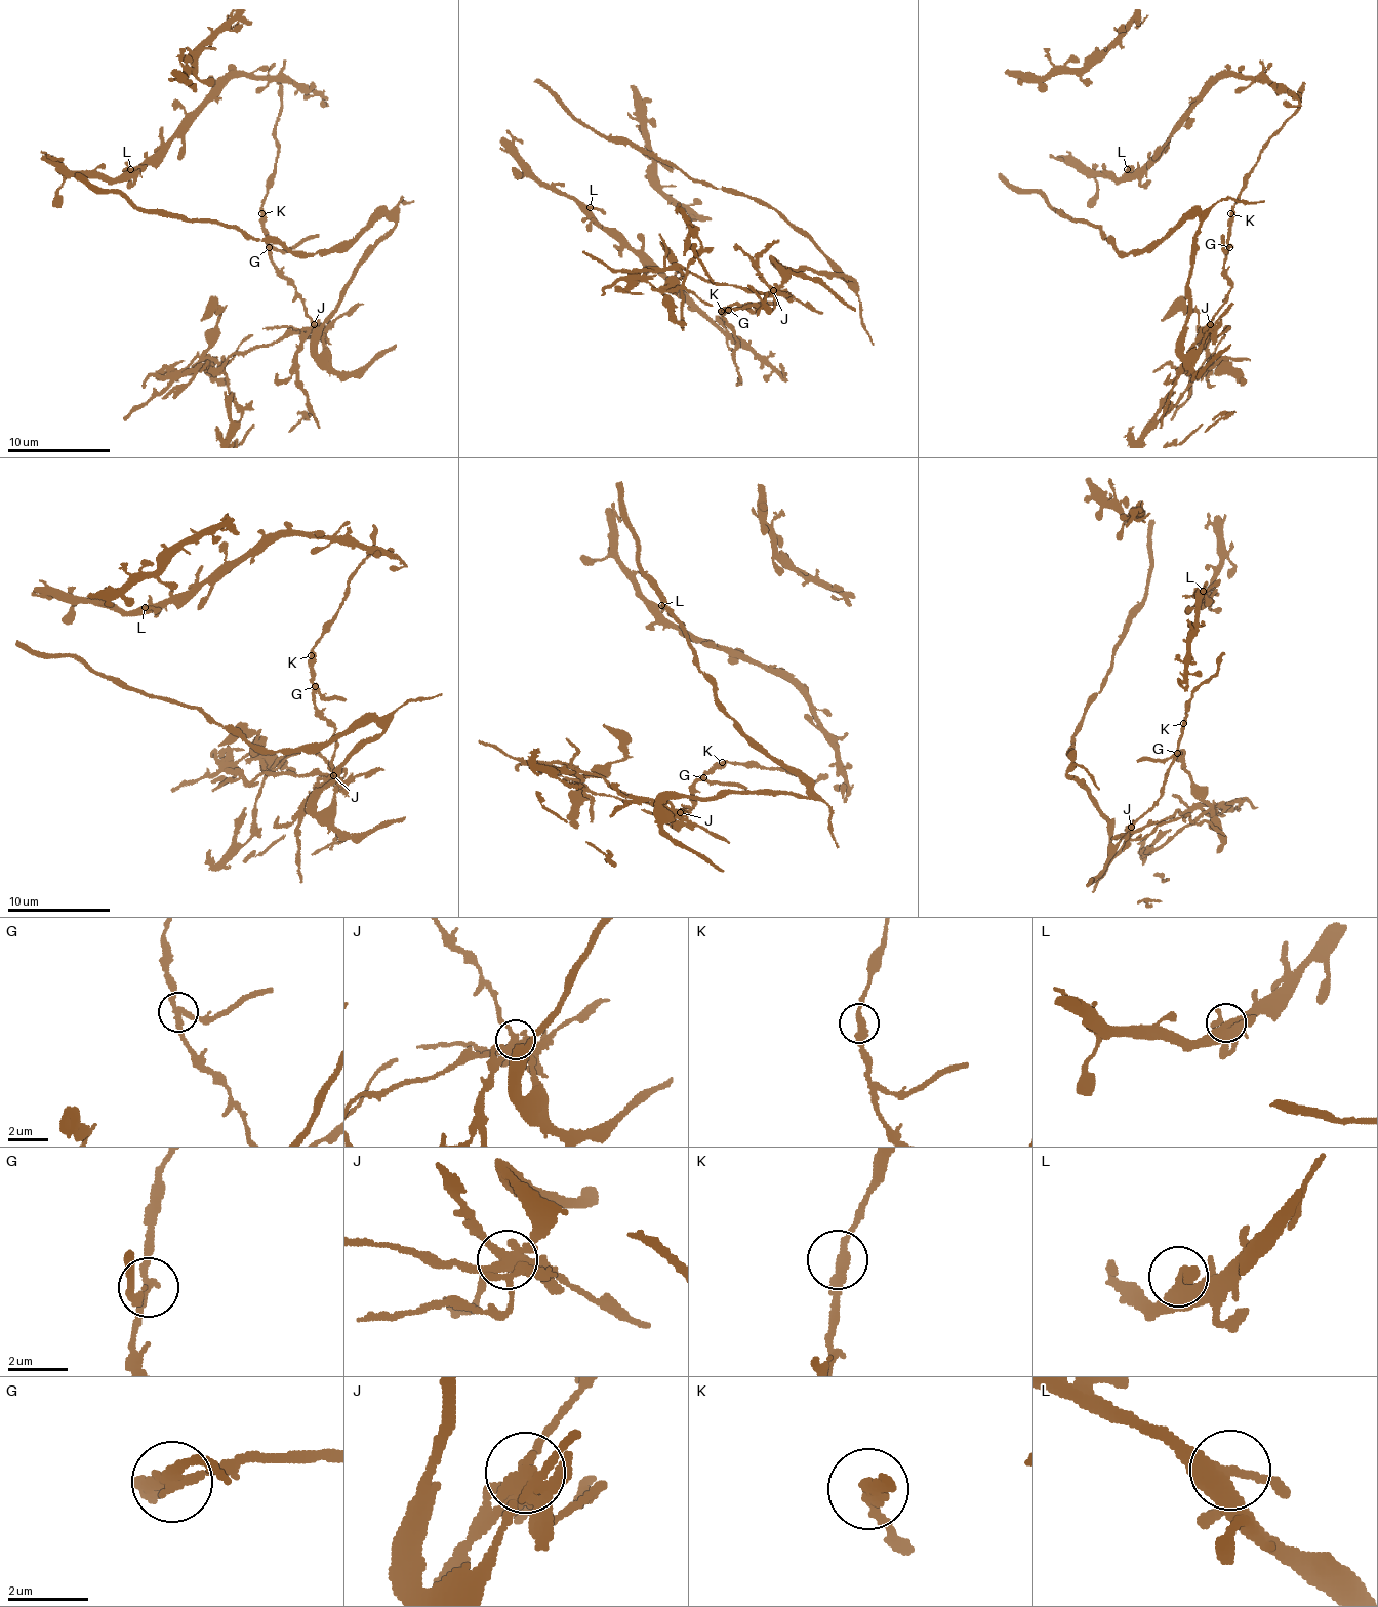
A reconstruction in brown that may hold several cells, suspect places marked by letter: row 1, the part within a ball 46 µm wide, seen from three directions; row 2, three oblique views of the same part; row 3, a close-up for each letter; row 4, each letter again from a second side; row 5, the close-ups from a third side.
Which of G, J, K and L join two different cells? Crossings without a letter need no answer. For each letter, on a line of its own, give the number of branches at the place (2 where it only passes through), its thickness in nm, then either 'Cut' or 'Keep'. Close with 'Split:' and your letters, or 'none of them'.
G: Branches: 3. Thickness 200 nm. Cut
J: Branches: 4. Thickness 320 nm. Cut
K: Branches: 2. Thickness 280 nm. Keep
L: Branches: 4. Thickness 340 nm. Keep
Split: G, J

